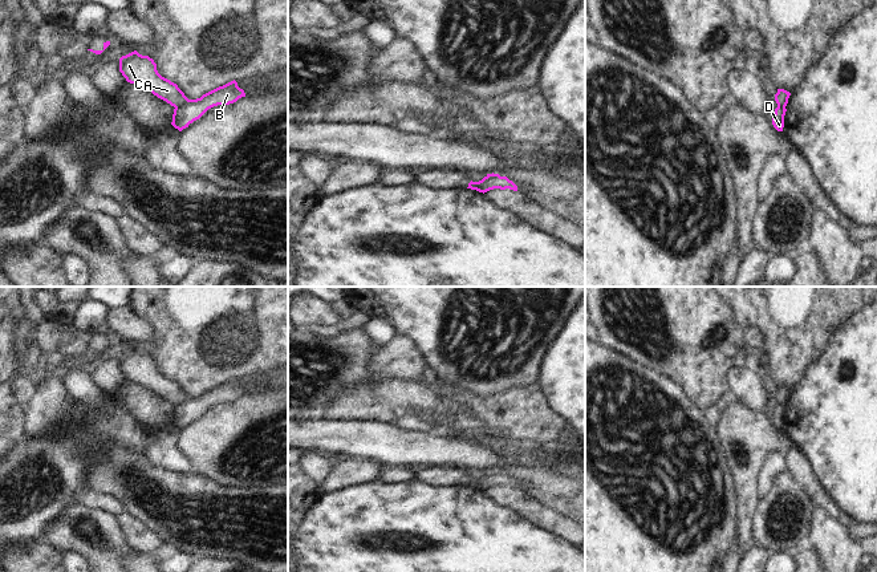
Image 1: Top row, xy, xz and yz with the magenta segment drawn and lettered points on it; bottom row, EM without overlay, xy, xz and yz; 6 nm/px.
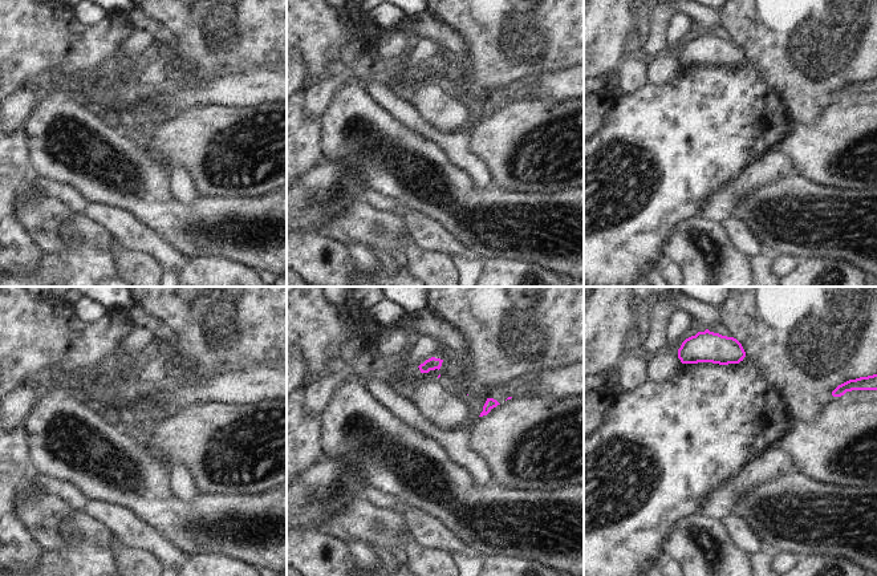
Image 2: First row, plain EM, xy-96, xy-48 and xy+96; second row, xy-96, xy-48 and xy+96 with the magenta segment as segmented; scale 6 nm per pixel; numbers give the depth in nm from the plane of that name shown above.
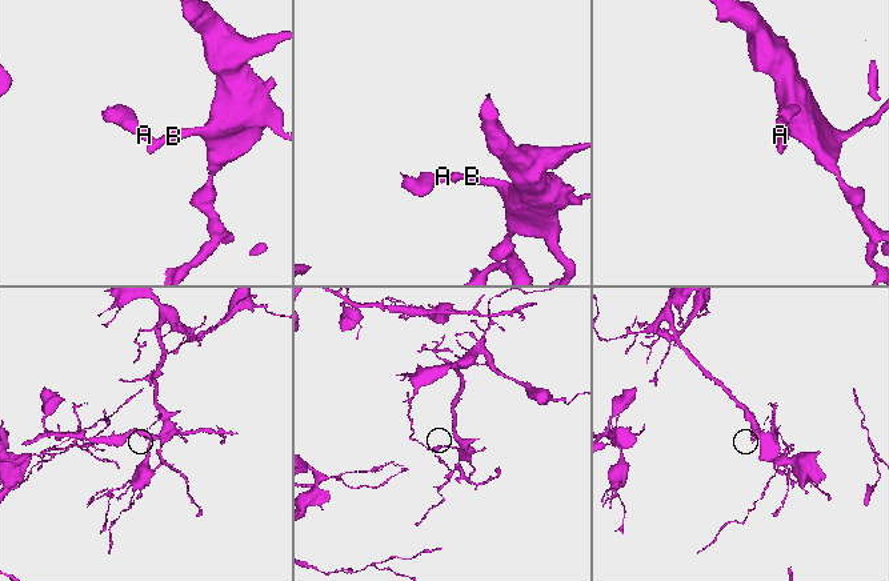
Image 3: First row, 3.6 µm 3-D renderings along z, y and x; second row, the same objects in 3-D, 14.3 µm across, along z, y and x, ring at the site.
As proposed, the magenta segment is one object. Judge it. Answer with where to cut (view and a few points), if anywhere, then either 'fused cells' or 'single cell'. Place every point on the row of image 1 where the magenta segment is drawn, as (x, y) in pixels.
cut in xy along (187, 98), (175, 108); fused cells

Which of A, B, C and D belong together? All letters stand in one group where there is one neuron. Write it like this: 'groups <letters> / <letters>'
groups A C / B D

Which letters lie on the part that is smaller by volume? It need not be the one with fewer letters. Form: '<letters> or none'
A, C

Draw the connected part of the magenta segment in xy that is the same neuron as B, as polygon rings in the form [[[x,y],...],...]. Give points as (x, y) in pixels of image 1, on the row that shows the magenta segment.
[[[234,80],[203,94],[200,98],[187,100],[184,104],[176,106],[174,109],[171,125],[182,131],[188,127],[190,123],[199,119],[208,109],[218,105],[234,104],[241,97],[245,97],[245,93]]]

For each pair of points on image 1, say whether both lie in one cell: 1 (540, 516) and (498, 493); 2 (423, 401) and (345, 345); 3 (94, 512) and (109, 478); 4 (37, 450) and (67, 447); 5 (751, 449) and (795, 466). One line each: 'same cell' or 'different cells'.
1: same cell
2: same cell
3: different cells
4: same cell
5: different cells

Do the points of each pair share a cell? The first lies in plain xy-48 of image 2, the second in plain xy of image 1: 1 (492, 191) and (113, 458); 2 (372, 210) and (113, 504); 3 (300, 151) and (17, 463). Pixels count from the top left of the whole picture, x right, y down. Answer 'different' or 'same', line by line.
1: same
2: same
3: different

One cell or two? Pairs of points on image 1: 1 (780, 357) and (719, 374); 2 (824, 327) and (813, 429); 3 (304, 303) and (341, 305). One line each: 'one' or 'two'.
1: two
2: two
3: two

